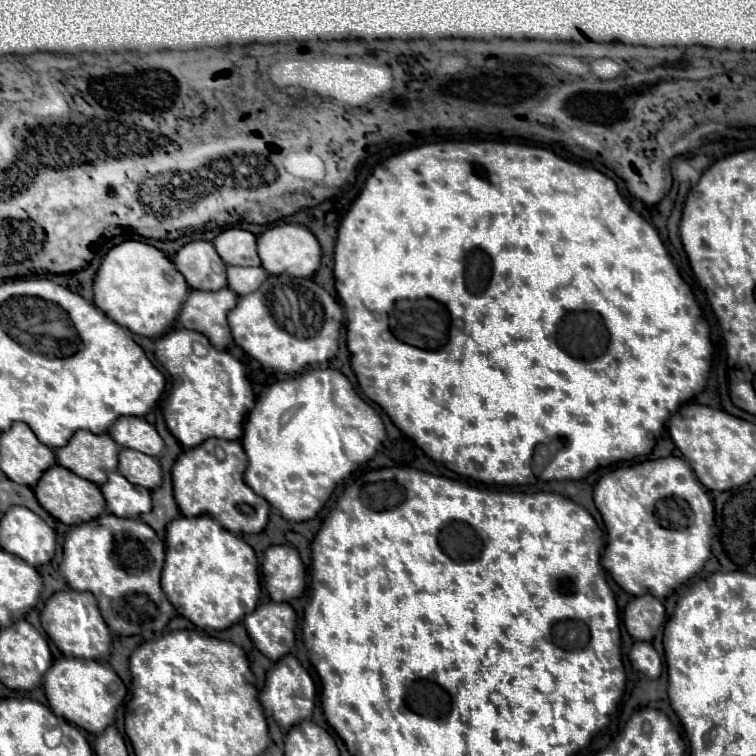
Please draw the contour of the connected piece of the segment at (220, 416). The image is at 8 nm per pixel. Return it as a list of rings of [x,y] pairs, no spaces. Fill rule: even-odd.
[[[172,329],[164,337],[156,339],[156,359],[170,377],[170,393],[162,401],[165,422],[170,433],[184,447],[198,447],[202,441],[206,441],[210,437],[228,439],[228,441],[238,441],[242,437],[244,413],[248,413],[254,408],[254,391],[250,380],[244,373],[244,365],[238,359],[234,359],[228,351],[216,351],[202,333],[196,333],[190,329]],[[196,341],[208,349],[208,353],[204,357],[198,357],[194,353],[192,345]]]

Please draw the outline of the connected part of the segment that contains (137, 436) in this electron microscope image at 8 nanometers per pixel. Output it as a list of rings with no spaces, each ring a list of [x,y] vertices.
[[[120,417],[108,433],[120,447],[136,449],[150,457],[158,457],[164,449],[162,437],[144,417]]]

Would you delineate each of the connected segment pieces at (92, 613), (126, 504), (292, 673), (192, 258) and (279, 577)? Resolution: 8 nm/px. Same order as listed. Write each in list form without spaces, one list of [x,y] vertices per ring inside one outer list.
[[[66,589],[54,593],[40,615],[40,623],[52,643],[66,655],[66,657],[76,657],[76,659],[98,659],[98,661],[108,661],[110,651],[112,651],[112,635],[110,629],[106,627],[96,599],[90,593]]]
[[[118,471],[110,473],[100,489],[106,499],[106,511],[116,517],[140,517],[152,509],[150,491],[128,483]]]
[[[294,655],[282,657],[274,667],[266,673],[266,685],[260,693],[262,707],[272,715],[272,719],[286,733],[294,723],[302,723],[302,719],[310,719],[314,711],[314,681],[308,671],[298,663]]]
[[[192,241],[184,245],[176,253],[174,263],[190,289],[218,291],[226,287],[226,265],[208,241]]]
[[[268,547],[262,559],[262,575],[274,603],[292,601],[304,591],[304,565],[294,547]]]

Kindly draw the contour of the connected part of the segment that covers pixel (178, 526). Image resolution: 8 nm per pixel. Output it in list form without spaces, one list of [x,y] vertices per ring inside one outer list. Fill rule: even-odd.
[[[208,515],[178,517],[168,525],[162,591],[174,609],[200,629],[224,631],[258,605],[258,561],[252,547]]]

